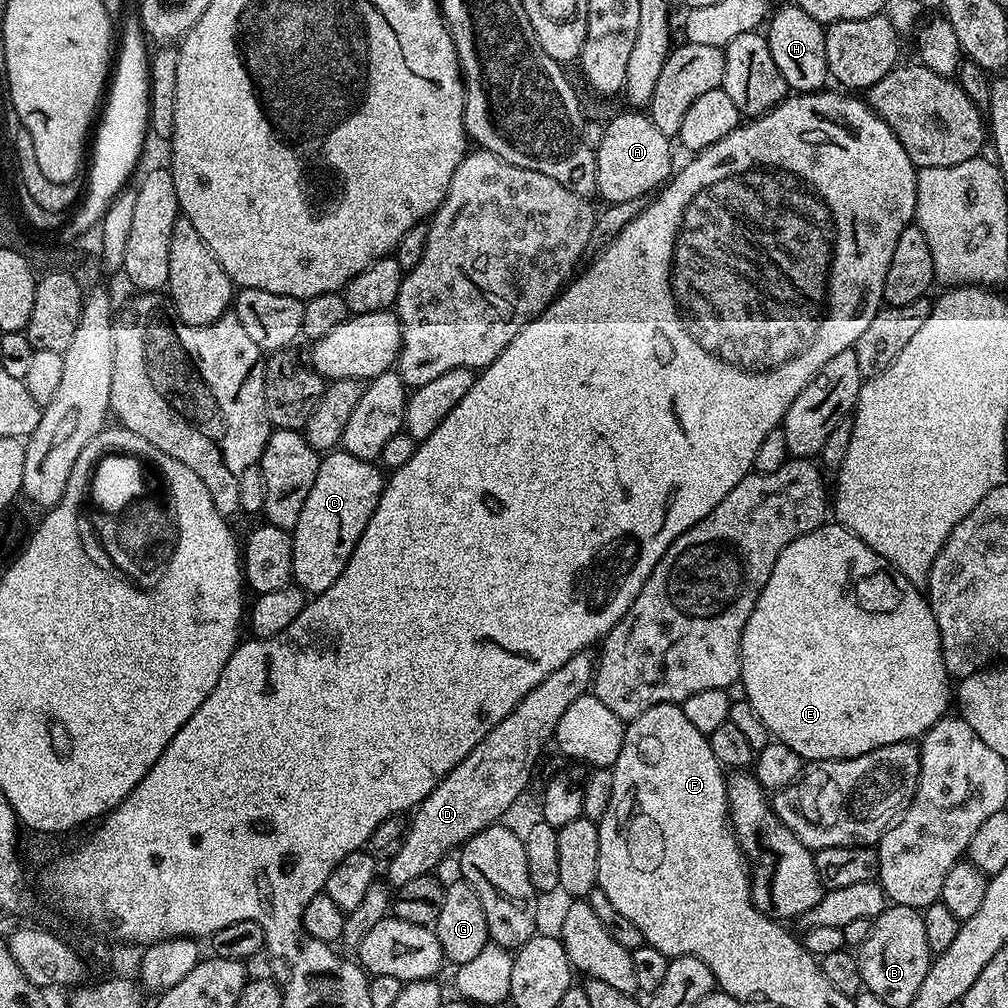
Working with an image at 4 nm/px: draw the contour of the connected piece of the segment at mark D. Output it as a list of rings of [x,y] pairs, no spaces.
[[[591,651],[574,654],[574,658],[566,662],[566,666],[558,666],[558,670],[554,670],[542,683],[534,686],[534,690],[530,690],[526,698],[522,698],[522,702],[518,702],[518,706],[514,706],[514,710],[510,710],[510,714],[506,714],[506,718],[502,718],[502,722],[498,722],[498,726],[494,726],[494,730],[490,730],[490,734],[486,734],[486,738],[482,738],[482,742],[478,742],[478,746],[474,746],[474,750],[470,750],[470,754],[466,754],[466,758],[462,758],[462,762],[458,762],[458,766],[454,766],[454,770],[446,774],[443,782],[411,813],[412,825],[386,872],[386,880],[391,887],[400,887],[415,876],[429,875],[436,870],[440,859],[451,848],[459,849],[471,836],[504,818],[511,810],[512,803],[527,790],[528,783],[532,780],[532,771],[536,768],[536,759],[539,758],[544,743],[547,740],[549,743],[555,737],[558,722],[562,722],[562,714],[566,714],[572,703],[591,689],[597,663],[597,657]]]

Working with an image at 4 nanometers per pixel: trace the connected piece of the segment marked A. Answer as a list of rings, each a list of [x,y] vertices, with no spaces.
[[[628,110],[604,124],[601,144],[596,153],[596,192],[608,204],[630,202],[655,193],[673,175],[673,141],[647,114],[640,110]]]

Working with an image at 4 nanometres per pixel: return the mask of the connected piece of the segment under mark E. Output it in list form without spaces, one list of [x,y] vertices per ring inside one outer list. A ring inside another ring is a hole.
[[[825,522],[819,528],[810,530],[810,534],[794,538],[794,542],[790,542],[790,546],[786,546],[786,550],[778,554],[778,562],[774,562],[774,570],[770,570],[770,578],[766,578],[766,586],[762,594],[758,594],[758,602],[740,639],[739,683],[744,684],[743,695],[750,706],[754,706],[758,718],[766,722],[769,733],[779,743],[790,746],[790,750],[794,750],[794,754],[798,754],[804,762],[849,760],[858,758],[858,754],[890,746],[894,742],[919,741],[930,730],[930,726],[944,719],[949,711],[948,700],[950,704],[950,677],[942,658],[938,622],[928,604],[927,595],[917,585],[909,582],[893,564],[886,562],[882,554],[870,550],[870,546],[862,542],[862,538],[858,538],[849,528],[842,527],[838,522]]]

